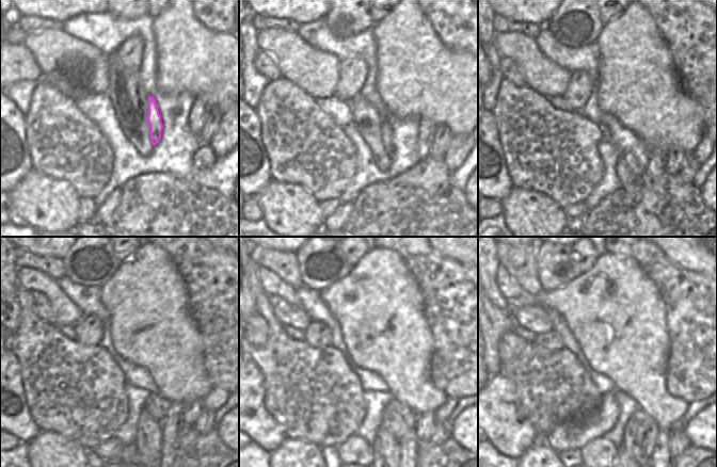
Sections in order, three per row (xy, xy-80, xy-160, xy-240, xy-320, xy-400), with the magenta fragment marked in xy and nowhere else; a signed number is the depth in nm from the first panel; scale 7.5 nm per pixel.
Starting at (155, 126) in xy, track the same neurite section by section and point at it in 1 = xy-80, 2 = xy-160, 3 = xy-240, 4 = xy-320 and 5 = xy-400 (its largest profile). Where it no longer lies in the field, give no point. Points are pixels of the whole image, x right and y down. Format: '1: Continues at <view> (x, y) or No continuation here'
1: Continues at xy-80 (386, 132)
2: Continues at xy-160 (631, 160)
3: Continues at xy-240 (157, 406)
4: Continues at xy-320 (398, 419)
5: Continues at xy-400 (640, 433).

